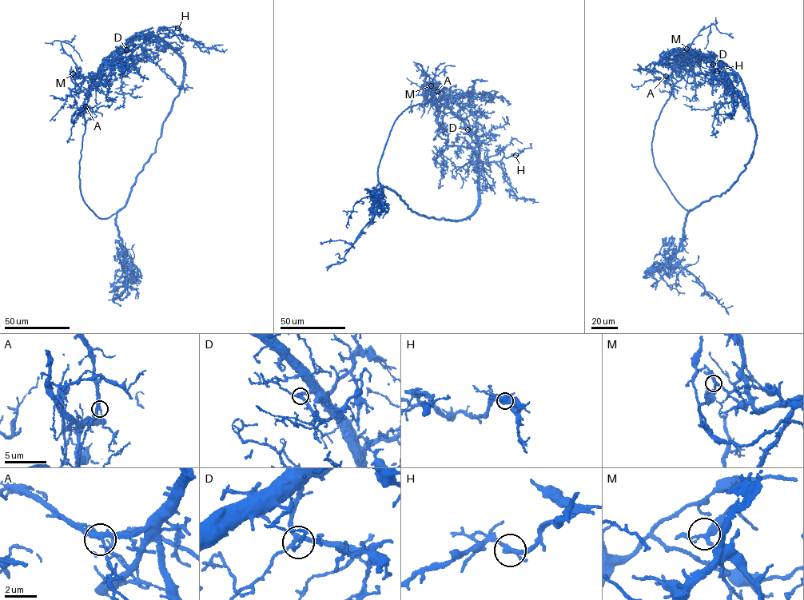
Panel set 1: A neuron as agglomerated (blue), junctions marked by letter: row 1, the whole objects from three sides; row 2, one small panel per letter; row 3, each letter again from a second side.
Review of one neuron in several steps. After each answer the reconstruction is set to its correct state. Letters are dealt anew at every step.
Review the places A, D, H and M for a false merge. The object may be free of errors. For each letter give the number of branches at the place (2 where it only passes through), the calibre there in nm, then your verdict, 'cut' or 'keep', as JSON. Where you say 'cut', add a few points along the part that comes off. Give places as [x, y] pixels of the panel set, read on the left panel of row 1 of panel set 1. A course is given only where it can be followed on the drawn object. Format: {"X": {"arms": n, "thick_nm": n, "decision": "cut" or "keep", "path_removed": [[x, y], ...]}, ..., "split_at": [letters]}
{"A": {"arms": 3, "thick_nm": 280, "decision": "keep"}, "D": {"arms": 3, "thick_nm": 240, "decision": "keep"}, "H": {"arms": 3, "thick_nm": 240, "decision": "keep"}, "M": {"arms": 3, "thick_nm": 240, "decision": "keep"}, "split_at": []}

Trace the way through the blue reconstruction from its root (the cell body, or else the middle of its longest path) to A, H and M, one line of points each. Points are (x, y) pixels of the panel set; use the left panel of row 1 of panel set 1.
A: (163, 123), (182, 84), (184, 63), (172, 45), (152, 34), (133, 39), (108, 57), (85, 98), (85, 106)
H: (163, 123), (182, 84), (184, 63), (171, 45), (154, 36), (159, 41), (169, 30), (177, 28)
M: (163, 123), (182, 84), (184, 63), (172, 45), (153, 35), (133, 39), (119, 48), (94, 79), (73, 73)

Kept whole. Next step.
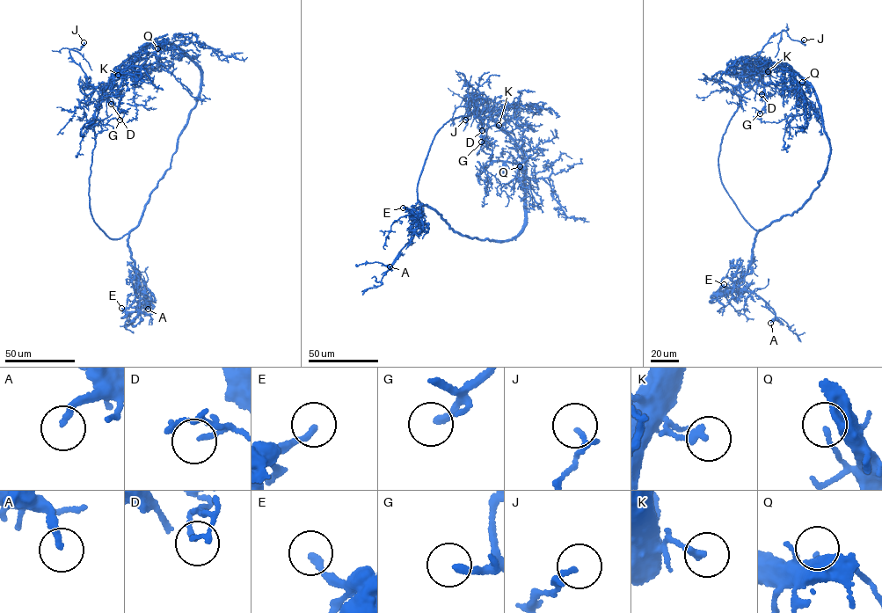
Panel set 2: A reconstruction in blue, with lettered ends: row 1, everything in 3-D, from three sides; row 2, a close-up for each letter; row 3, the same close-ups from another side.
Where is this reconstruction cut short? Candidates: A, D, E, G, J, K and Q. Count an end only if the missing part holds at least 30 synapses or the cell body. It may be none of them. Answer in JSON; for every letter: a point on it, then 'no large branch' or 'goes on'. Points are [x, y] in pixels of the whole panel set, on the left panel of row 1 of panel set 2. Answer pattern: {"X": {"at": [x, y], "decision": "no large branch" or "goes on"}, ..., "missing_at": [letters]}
{"A": {"at": [148, 309], "decision": "no large branch"}, "D": {"at": [111, 104], "decision": "no large branch"}, "E": {"at": [121, 308], "decision": "no large branch"}, "G": {"at": [120, 120], "decision": "no large branch"}, "J": {"at": [83, 42], "decision": "no large branch"}, "K": {"at": [118, 75], "decision": "no large branch"}, "Q": {"at": [157, 48], "decision": "no large branch"}, "missing_at": []}

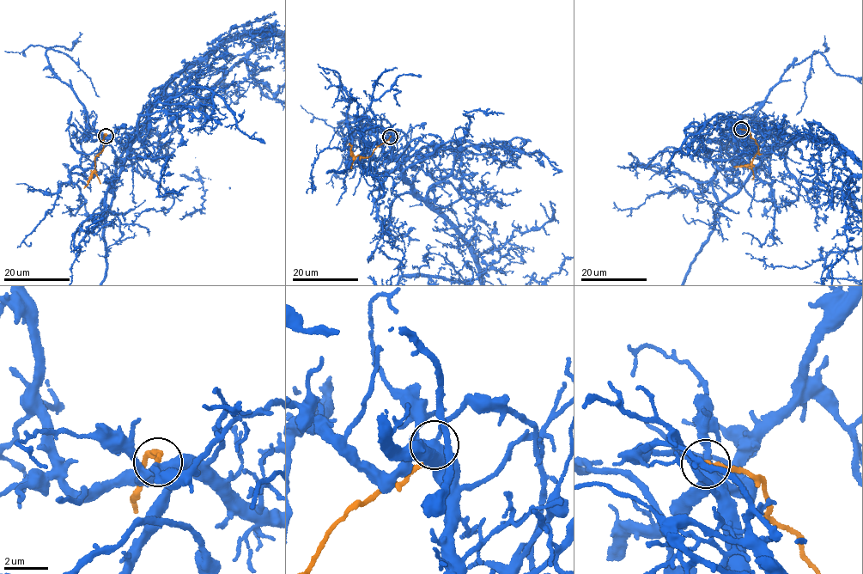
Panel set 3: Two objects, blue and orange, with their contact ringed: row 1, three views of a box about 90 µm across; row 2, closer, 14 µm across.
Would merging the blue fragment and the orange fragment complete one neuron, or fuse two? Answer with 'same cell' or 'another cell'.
same cell

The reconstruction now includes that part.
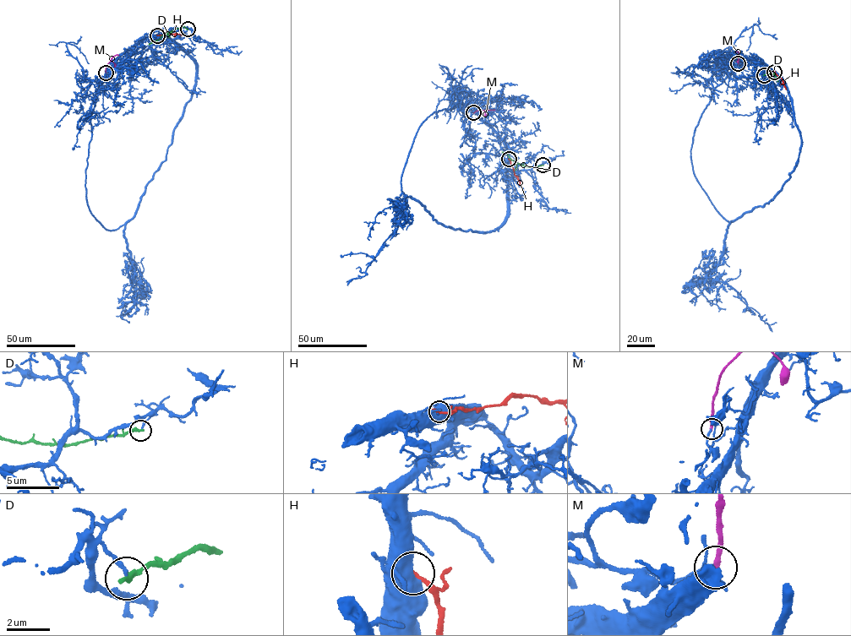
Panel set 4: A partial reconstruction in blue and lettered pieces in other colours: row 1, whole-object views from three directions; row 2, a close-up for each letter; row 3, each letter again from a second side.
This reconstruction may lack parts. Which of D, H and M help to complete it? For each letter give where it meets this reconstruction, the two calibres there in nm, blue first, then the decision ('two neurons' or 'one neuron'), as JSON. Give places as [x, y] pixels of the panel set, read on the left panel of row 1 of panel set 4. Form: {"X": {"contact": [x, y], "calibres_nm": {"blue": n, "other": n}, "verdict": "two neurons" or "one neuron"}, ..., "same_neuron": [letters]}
{"D": {"contact": [188, 29], "calibres_nm": {"blue": 170, "other": 340}, "verdict": "two neurons"}, "H": {"contact": [157, 35], "calibres_nm": {"blue": 950, "other": 240}, "verdict": "two neurons"}, "M": {"contact": [106, 73], "calibres_nm": {"blue": 130, "other": 240}, "verdict": "two neurons"}, "same_neuron": []}

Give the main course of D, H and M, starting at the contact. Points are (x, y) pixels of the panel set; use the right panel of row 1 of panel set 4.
D: (764, 75), (774, 73), (767, 73)
H: (774, 72), (781, 77), (786, 89)
M: (738, 63), (739, 52), (735, 52)

